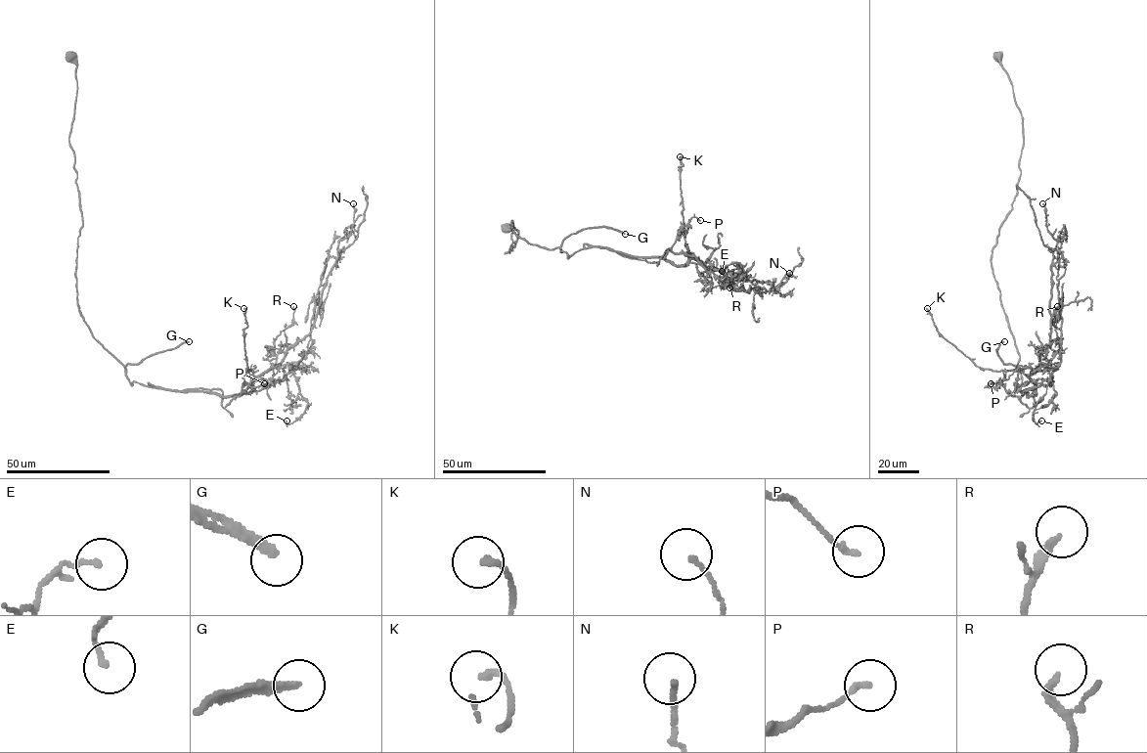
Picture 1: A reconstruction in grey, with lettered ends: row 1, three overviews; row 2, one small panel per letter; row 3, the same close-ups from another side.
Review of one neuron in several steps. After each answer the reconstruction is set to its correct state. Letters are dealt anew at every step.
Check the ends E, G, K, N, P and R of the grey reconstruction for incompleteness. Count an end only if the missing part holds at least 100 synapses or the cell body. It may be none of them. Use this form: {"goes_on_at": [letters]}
{"goes_on_at": ["G"]}

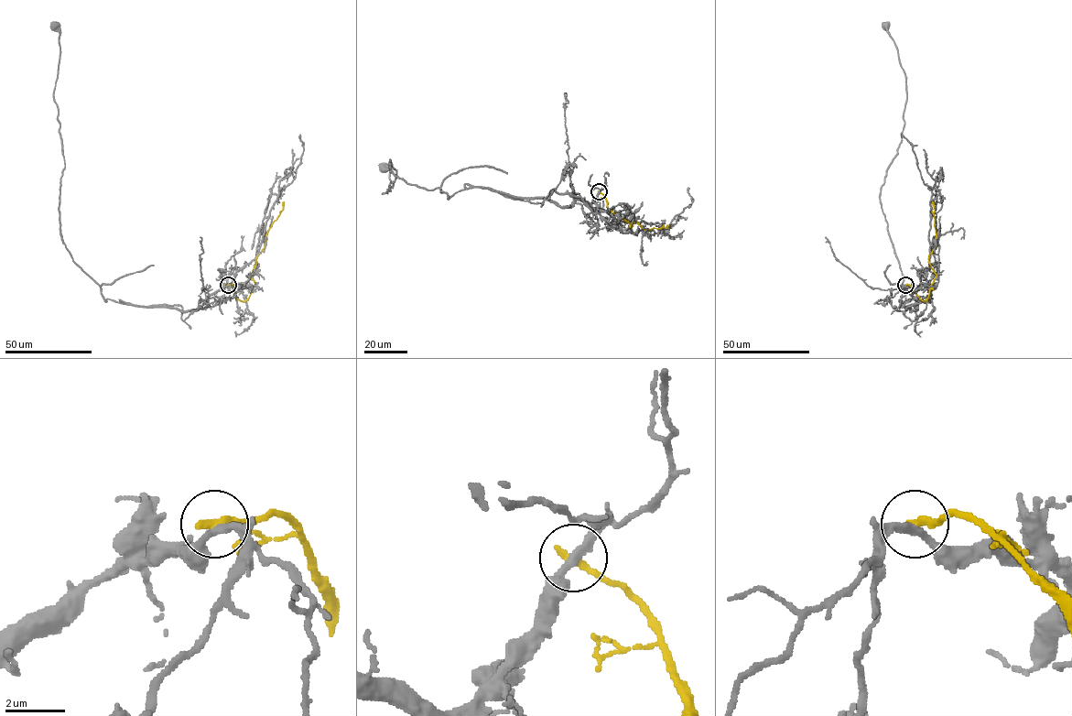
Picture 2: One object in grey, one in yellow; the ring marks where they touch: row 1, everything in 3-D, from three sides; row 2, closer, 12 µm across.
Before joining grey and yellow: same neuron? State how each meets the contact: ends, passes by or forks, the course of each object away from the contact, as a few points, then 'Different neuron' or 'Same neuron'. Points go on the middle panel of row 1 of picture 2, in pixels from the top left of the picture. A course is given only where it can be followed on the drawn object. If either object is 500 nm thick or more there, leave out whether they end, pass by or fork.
At the ring grey passes by. At the ring yellow ends. Course of grey: (599, 192), (563, 206), (479, 187), (448, 199), (397, 177), (390, 160), (395, 176), (382, 193), (382, 167). Course of yellow: (599, 192), (605, 197), (608, 207), (633, 225), (627, 230), (633, 221), (647, 230), (666, 228), (666, 225). Different neuron

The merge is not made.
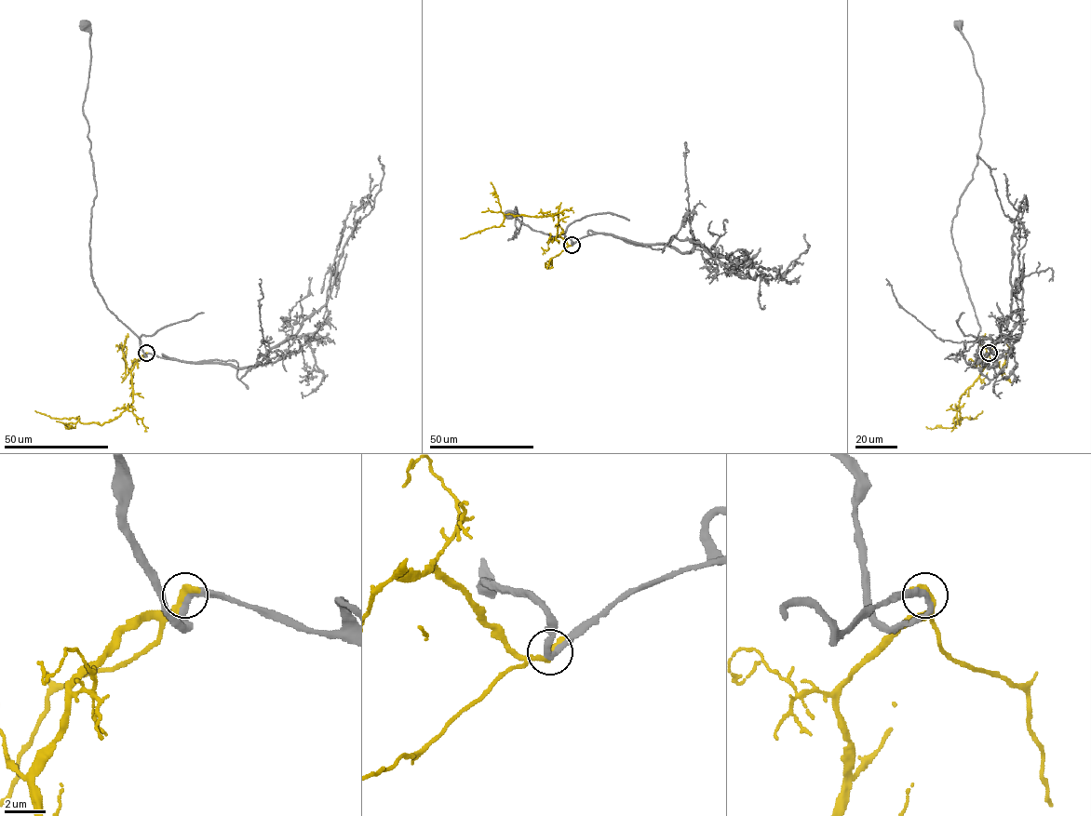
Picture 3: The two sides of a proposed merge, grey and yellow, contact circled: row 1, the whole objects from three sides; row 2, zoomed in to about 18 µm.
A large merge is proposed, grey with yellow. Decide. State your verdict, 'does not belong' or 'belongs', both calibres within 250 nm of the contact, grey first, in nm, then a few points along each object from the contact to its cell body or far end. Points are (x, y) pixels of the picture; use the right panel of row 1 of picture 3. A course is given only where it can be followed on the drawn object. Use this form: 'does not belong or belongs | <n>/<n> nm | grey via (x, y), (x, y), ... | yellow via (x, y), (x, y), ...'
does not belong | 280/440 nm | grey via (989, 354), (983, 354), (980, 326), (951, 233), (959, 199), (976, 164), (984, 114), (980, 78), (958, 25) | yellow via (989, 354), (980, 363), (980, 376), (962, 395), (958, 423), (960, 419), (975, 418), (982, 410)

